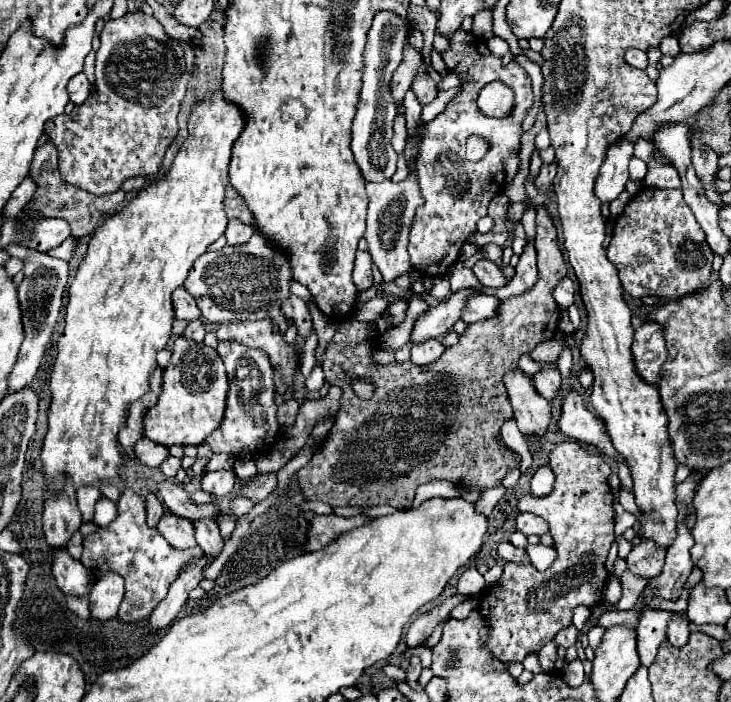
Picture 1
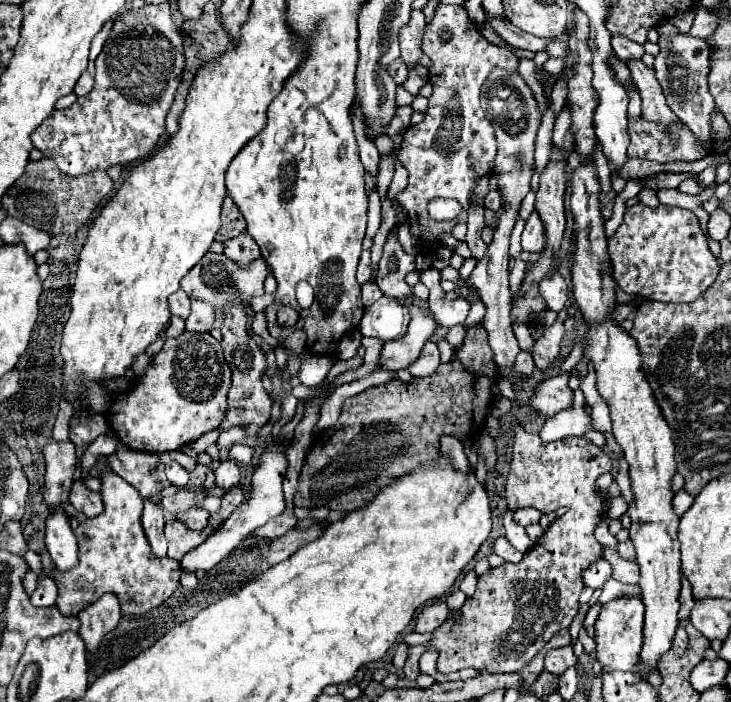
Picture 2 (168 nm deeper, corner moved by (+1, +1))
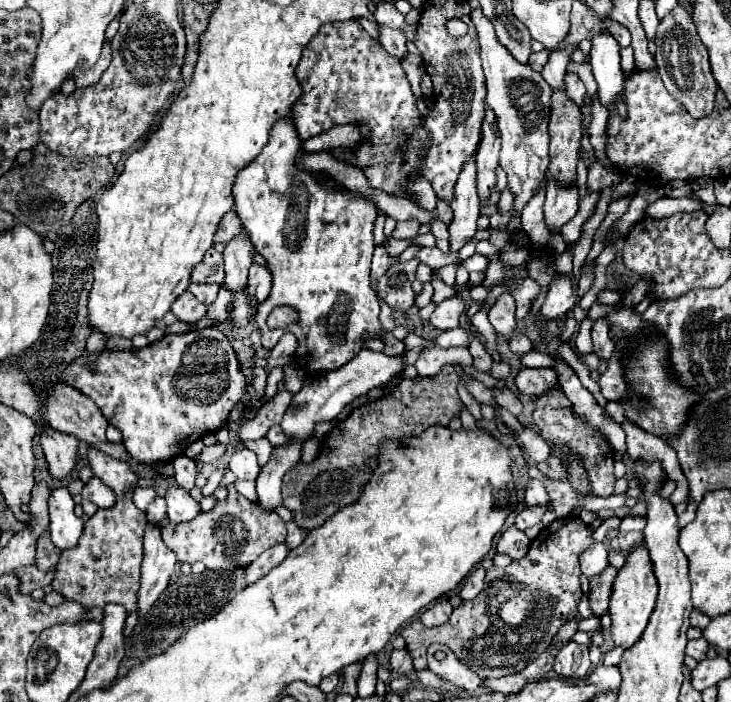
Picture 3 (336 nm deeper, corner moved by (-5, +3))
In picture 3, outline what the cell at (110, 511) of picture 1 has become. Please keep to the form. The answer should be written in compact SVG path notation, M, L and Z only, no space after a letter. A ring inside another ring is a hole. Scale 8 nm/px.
M91 477L91 481L81 491L83 499L93 501L99 509L109 509L115 505L115 493L105 483L101 483L99 477Z

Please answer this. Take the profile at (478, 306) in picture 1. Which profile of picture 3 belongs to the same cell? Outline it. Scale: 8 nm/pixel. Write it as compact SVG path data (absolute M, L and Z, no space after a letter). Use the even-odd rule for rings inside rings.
M455 295L435 307L435 311L429 317L429 323L439 331L455 329L459 327L459 317L463 311L465 311L465 301L461 299L461 295Z

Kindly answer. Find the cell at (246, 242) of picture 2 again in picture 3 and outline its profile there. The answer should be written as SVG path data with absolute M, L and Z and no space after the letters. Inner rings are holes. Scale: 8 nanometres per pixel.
M253 265L249 269L249 281L247 281L247 293L257 303L263 303L271 291L271 273L263 265Z

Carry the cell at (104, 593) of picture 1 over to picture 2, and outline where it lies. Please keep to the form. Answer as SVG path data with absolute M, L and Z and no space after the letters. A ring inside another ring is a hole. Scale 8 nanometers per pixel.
M113 593L101 595L95 603L85 607L83 611L79 611L77 619L81 621L79 635L87 643L89 651L95 653L97 645L101 643L101 637L107 631L113 631L121 619L121 607L119 607L117 595L113 595Z

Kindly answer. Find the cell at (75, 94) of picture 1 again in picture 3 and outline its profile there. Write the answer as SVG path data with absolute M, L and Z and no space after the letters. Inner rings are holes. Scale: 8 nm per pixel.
M105 41L103 51L101 51L101 57L99 57L99 61L97 61L93 67L85 69L85 67L83 67L83 63L79 63L79 67L77 67L77 71L75 71L75 81L77 81L77 87L95 85L95 83L99 81L99 77L103 75L103 71L109 67L111 59L113 59L113 53L111 53L111 43L109 43L109 41Z

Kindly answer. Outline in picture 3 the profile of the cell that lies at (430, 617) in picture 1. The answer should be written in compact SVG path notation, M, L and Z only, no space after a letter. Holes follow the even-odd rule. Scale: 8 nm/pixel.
M439 599L431 607L427 607L425 613L421 613L421 623L427 627L439 627L451 617L451 611L453 611L451 603L447 599Z

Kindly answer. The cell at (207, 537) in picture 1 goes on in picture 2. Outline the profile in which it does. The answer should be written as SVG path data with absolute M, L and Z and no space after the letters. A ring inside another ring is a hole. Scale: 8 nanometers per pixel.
M195 507L195 509L189 509L187 513L181 513L177 515L177 519L181 519L189 529L193 531L205 531L207 525L209 525L209 513L203 509L203 507Z

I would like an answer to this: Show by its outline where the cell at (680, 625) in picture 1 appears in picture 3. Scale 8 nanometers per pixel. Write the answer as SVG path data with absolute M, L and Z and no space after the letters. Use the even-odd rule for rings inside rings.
M701 637L701 639L697 639L697 641L689 641L685 653L691 655L695 661L703 661L703 659L707 657L707 649L709 649L709 643Z

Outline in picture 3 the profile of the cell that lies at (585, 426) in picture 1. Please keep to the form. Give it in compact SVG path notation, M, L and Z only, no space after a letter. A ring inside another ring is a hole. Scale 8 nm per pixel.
M523 367L519 369L517 377L515 377L515 385L521 393L527 395L541 395L543 391L551 389L551 387L559 387L557 375L553 369L529 369Z

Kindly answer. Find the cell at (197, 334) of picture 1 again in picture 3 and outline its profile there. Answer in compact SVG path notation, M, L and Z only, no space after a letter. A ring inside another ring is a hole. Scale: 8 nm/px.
M191 283L189 285L189 291L199 299L203 301L205 305L211 305L215 299L217 299L217 291L219 291L219 283Z

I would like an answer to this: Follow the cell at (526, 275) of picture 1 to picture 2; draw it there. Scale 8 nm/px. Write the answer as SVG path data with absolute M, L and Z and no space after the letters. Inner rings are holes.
M535 211L527 219L527 225L525 225L525 231L521 237L521 245L523 245L523 251L527 251L527 253L539 253L545 245L543 225L541 225L541 219L537 217Z

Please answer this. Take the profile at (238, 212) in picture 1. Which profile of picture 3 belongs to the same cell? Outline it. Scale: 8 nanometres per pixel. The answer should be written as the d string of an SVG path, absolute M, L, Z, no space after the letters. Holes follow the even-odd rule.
M229 211L223 219L221 219L221 223L219 223L219 227L217 227L217 233L215 233L215 243L227 243L227 241L231 241L231 237L235 237L239 231L243 231L243 225L241 225L241 219L237 217L237 213L233 213L233 211Z

